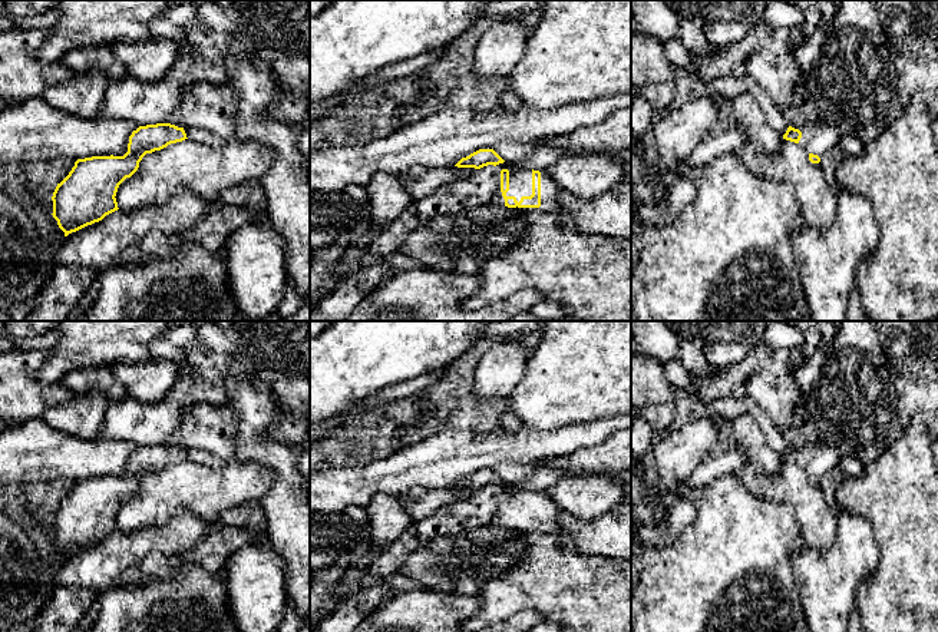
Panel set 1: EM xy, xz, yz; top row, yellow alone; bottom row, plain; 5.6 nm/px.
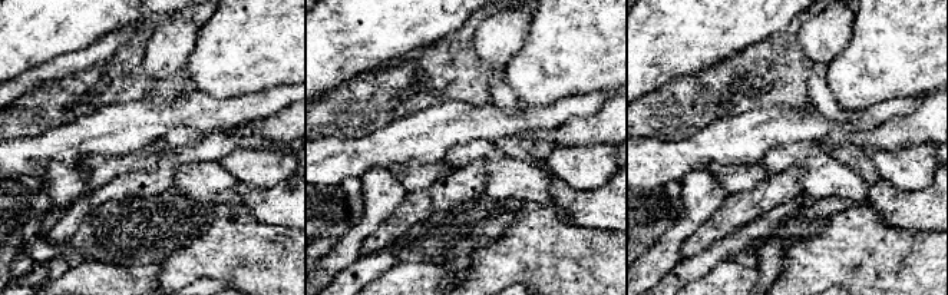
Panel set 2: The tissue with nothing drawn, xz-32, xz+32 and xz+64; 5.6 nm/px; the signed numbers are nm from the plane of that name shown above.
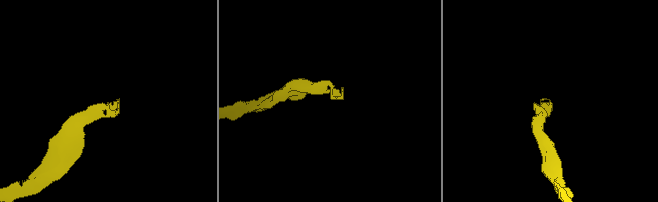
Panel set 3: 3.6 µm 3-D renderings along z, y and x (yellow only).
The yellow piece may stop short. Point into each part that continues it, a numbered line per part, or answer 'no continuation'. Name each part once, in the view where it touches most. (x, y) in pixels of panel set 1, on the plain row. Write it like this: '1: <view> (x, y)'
1: xz (519, 498)

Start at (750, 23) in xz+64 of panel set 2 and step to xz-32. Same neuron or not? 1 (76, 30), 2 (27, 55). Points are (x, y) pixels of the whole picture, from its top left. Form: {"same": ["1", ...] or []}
{"same": ["1", "2"]}

